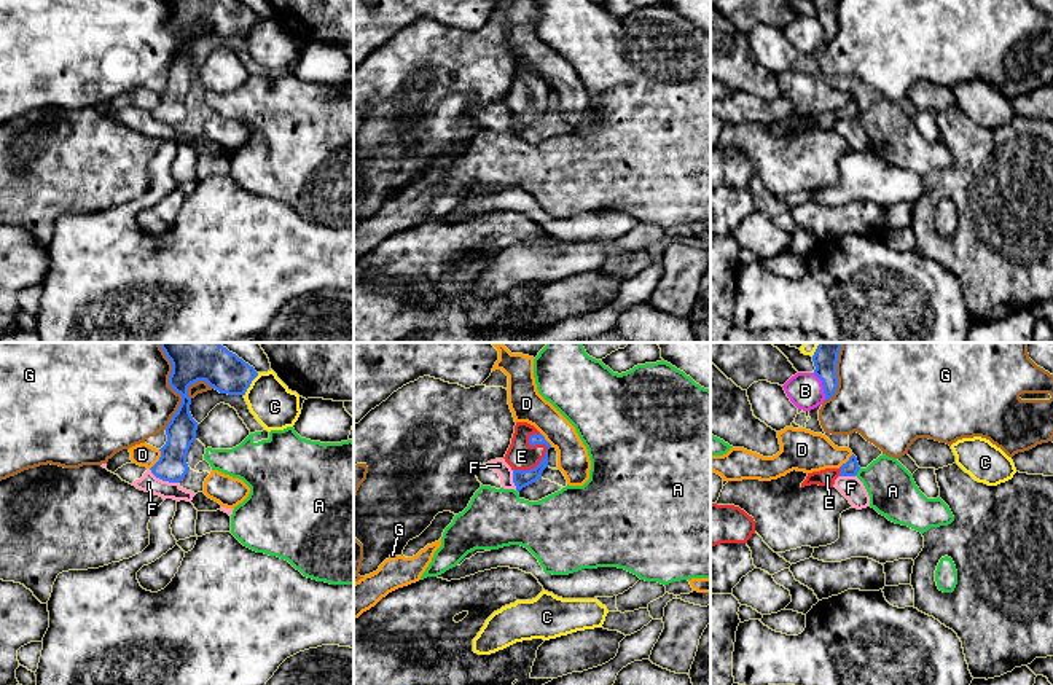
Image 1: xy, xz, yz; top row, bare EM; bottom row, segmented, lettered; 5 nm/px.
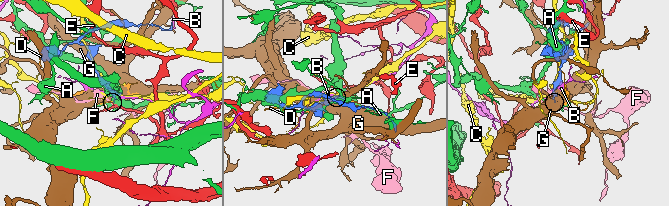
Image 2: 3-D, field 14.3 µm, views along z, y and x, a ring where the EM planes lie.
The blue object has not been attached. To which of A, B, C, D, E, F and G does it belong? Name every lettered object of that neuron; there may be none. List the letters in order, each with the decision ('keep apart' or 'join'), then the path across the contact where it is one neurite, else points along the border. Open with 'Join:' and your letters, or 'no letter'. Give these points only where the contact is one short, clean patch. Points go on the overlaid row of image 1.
Join: E
A: keep apart
B: keep apart; border yz (813, 373), (821, 381), (825, 399)
C: keep apart
D: keep apart
E: join; way xz (521, 478), (547, 451), (531, 451), (521, 456)
F: keep apart; border xy (148, 469), (156, 477), (177, 483)
G: keep apart

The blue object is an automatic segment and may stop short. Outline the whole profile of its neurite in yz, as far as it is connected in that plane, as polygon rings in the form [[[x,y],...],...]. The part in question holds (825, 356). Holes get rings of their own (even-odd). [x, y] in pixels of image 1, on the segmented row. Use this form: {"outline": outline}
{"outline": [[[819,342],[812,362],[814,374],[822,381],[825,400],[832,398],[838,387],[836,362],[841,342]]]}

